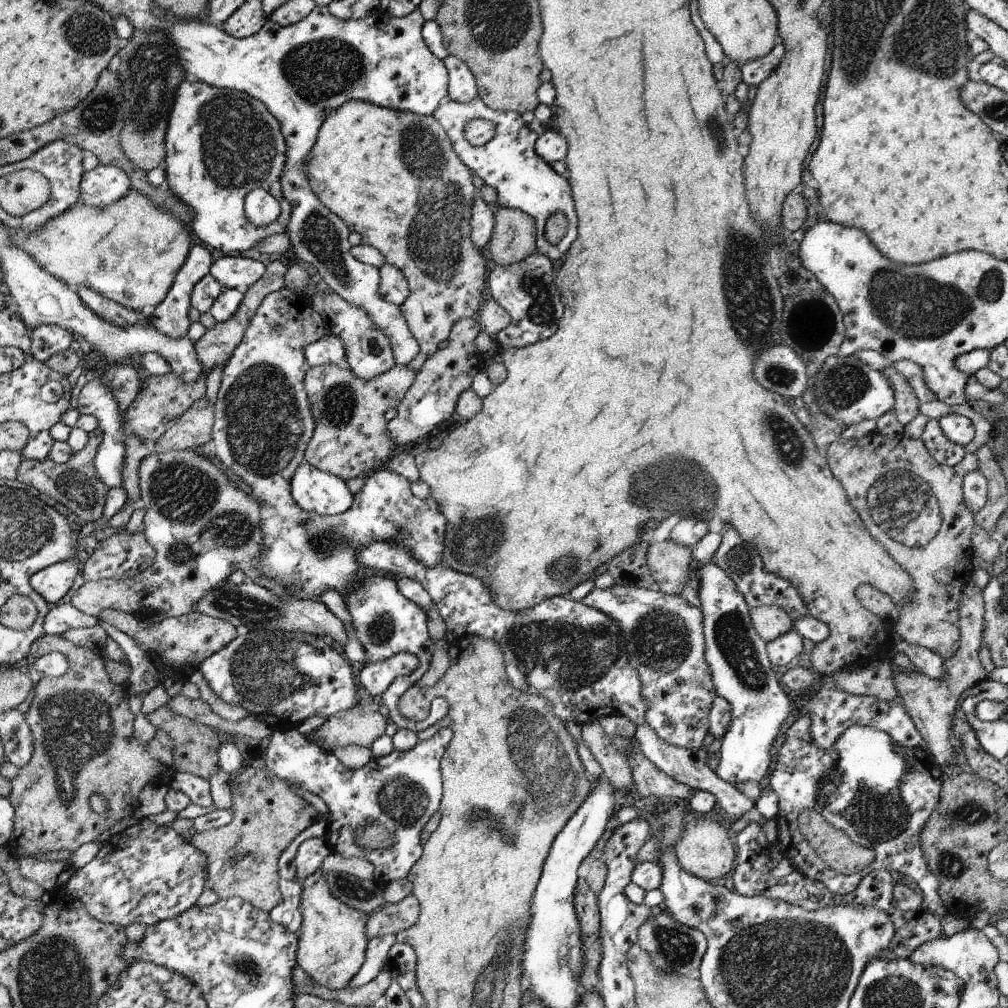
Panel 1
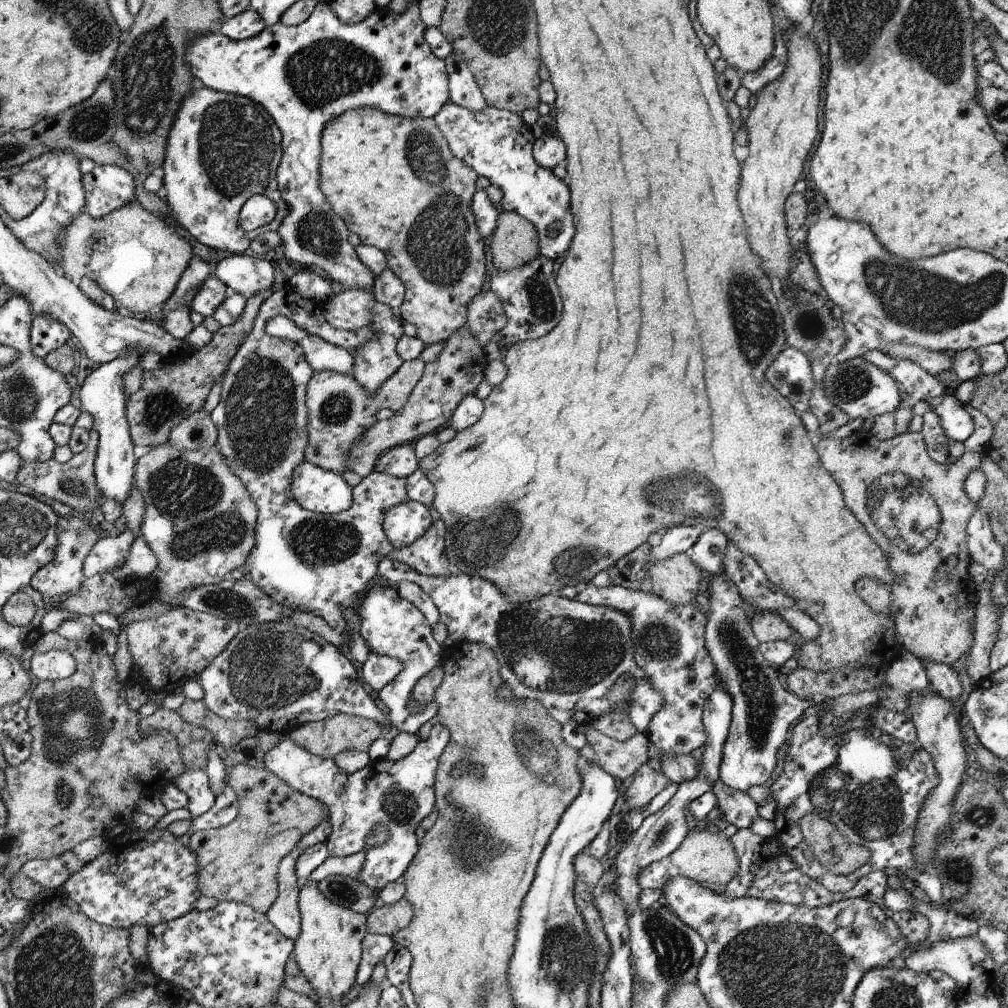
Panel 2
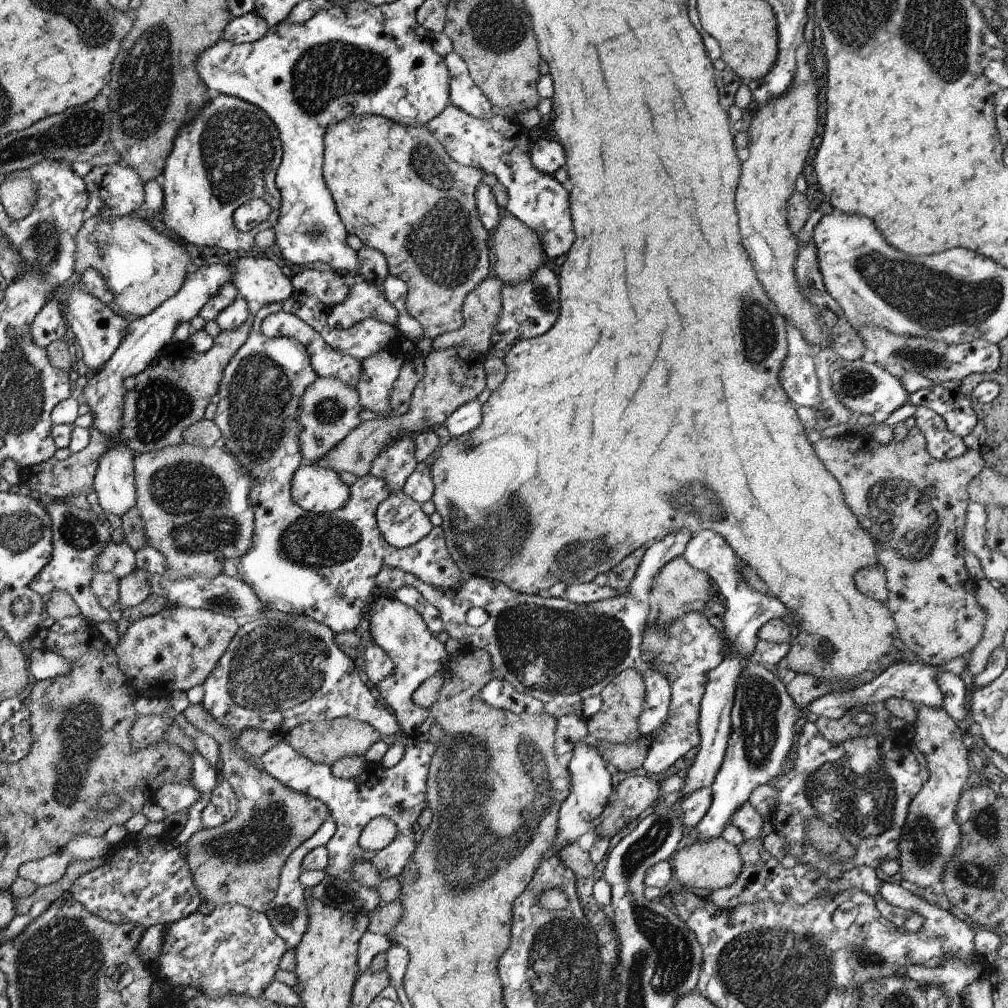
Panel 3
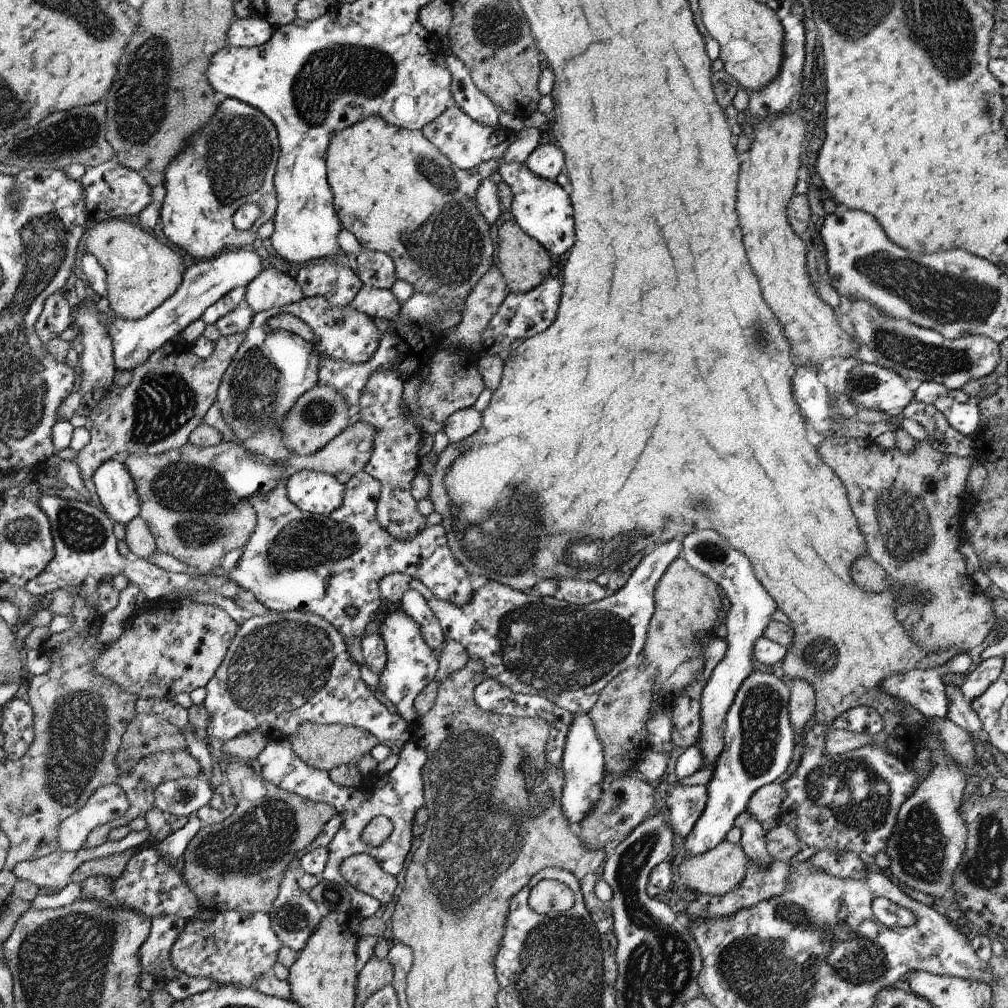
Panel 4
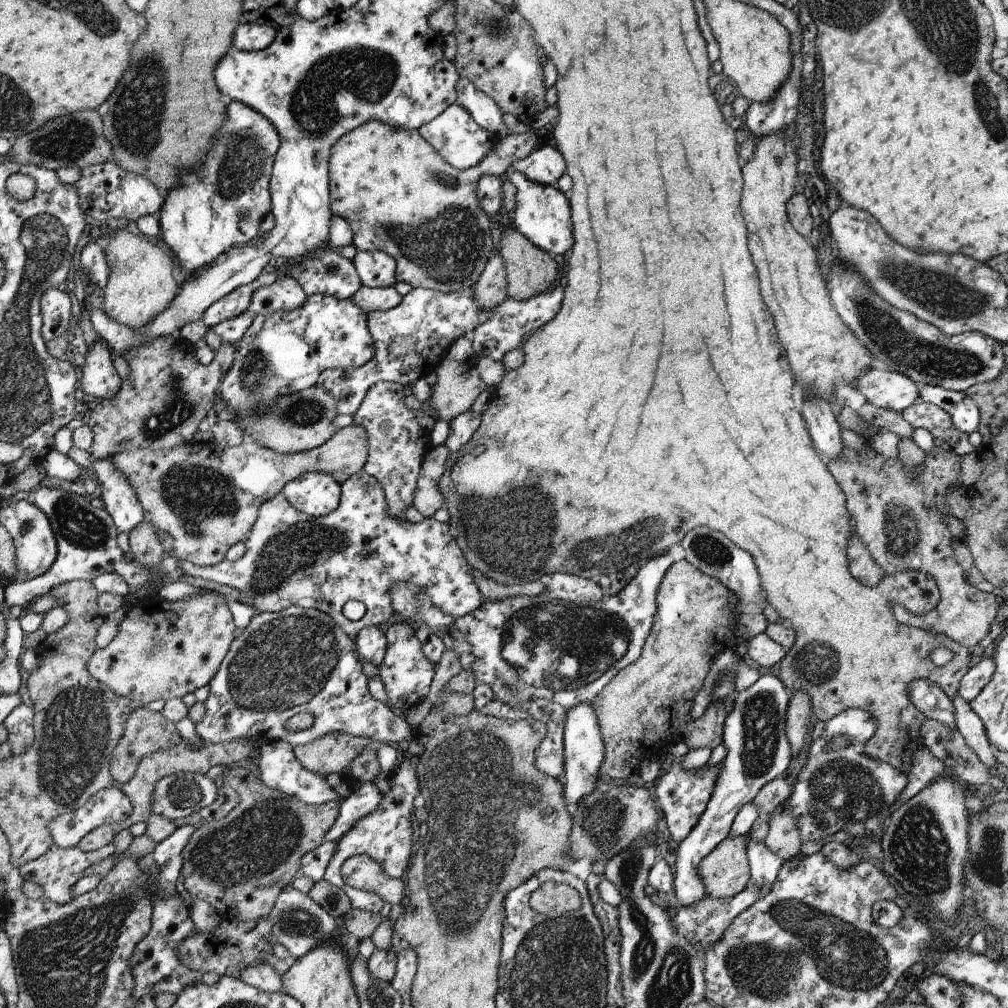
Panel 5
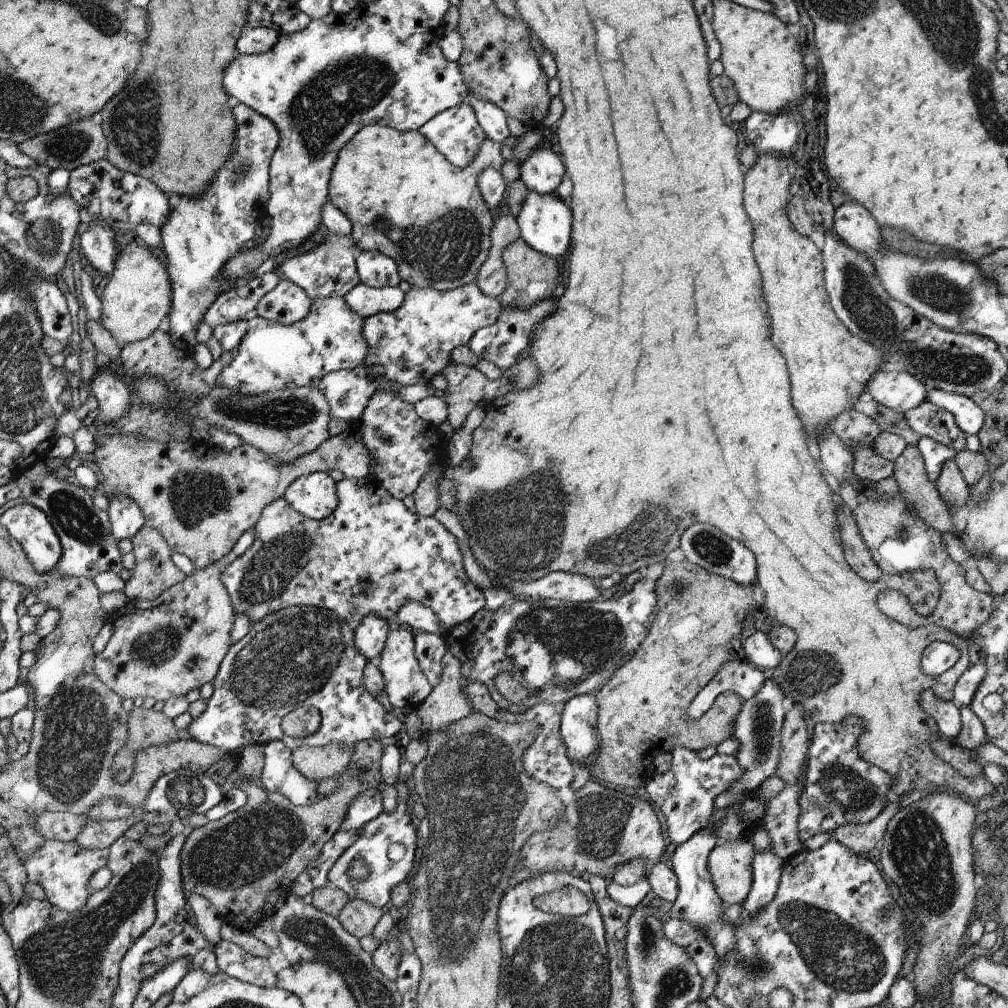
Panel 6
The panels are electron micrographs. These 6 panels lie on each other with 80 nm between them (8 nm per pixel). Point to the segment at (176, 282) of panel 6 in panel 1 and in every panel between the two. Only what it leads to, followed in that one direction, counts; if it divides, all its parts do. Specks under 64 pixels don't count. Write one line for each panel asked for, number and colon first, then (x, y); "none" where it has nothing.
1: (221, 144)
2: (223, 148)
3: (229, 154)
4: (232, 162)
5: (218, 208)

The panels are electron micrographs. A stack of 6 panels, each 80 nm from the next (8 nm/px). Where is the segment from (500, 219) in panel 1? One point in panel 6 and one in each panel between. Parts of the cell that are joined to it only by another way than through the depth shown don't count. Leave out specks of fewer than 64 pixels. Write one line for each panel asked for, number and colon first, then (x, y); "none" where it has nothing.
2: (515, 242)
3: (518, 252)
4: (523, 262)
5: (530, 271)
6: (531, 276)

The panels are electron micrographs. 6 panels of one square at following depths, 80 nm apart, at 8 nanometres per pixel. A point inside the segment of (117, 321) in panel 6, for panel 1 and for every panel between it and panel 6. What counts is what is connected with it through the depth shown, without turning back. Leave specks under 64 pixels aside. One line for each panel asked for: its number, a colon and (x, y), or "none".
1: (131, 251)
2: (131, 253)
3: (142, 268)
4: (142, 273)
5: (140, 285)

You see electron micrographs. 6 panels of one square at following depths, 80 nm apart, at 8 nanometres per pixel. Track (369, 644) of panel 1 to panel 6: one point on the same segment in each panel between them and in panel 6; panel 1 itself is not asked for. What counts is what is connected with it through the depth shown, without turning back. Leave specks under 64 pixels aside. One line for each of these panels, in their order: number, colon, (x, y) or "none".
2: (391, 625)
3: (400, 630)
4: (411, 663)
5: (407, 673)
6: (406, 684)

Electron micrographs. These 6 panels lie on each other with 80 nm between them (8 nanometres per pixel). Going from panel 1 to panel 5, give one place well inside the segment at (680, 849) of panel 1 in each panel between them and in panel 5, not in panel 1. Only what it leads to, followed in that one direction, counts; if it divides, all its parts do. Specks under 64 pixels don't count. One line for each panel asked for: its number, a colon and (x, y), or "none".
2: (705, 856)
3: (707, 865)
4: (721, 869)
5: (725, 871)

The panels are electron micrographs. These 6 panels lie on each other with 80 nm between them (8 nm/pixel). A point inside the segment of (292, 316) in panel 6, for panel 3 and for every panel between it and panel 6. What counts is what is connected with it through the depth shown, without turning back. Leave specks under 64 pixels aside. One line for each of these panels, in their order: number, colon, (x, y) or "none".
3: (259, 280)
4: (271, 288)
5: (286, 293)

